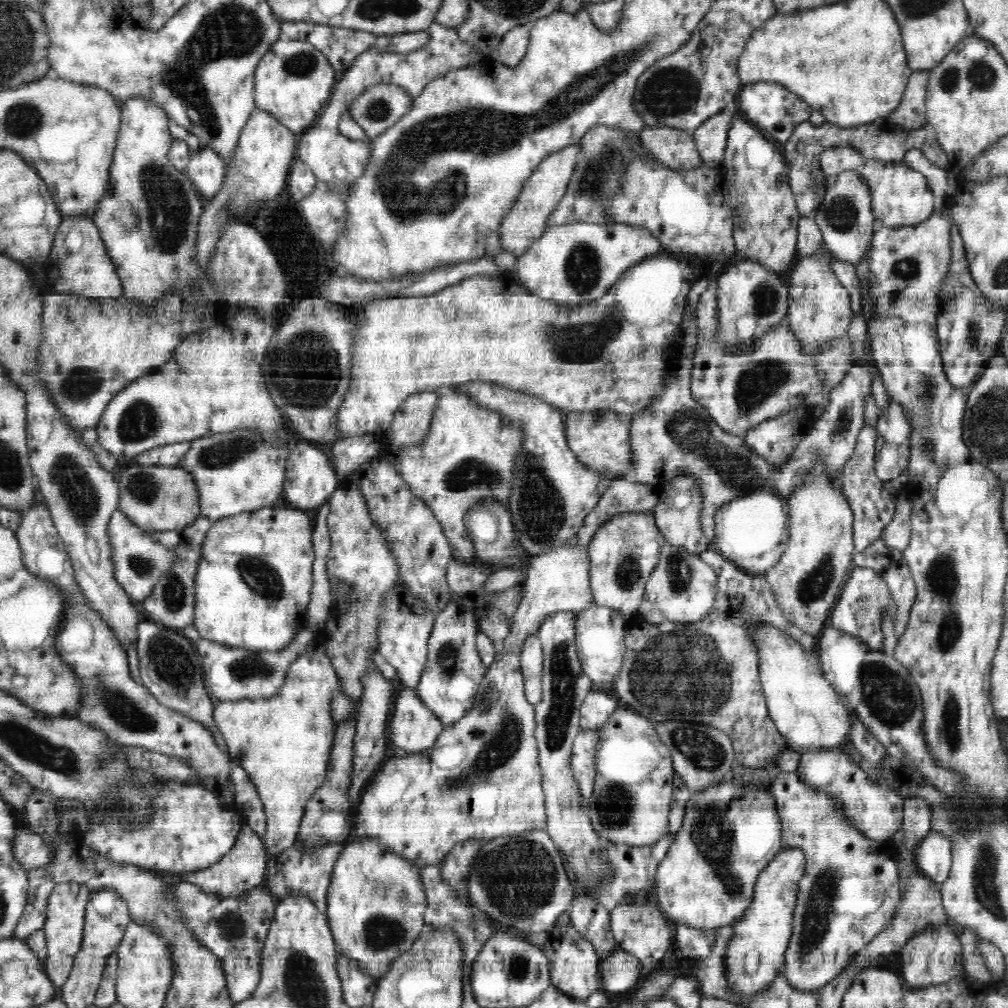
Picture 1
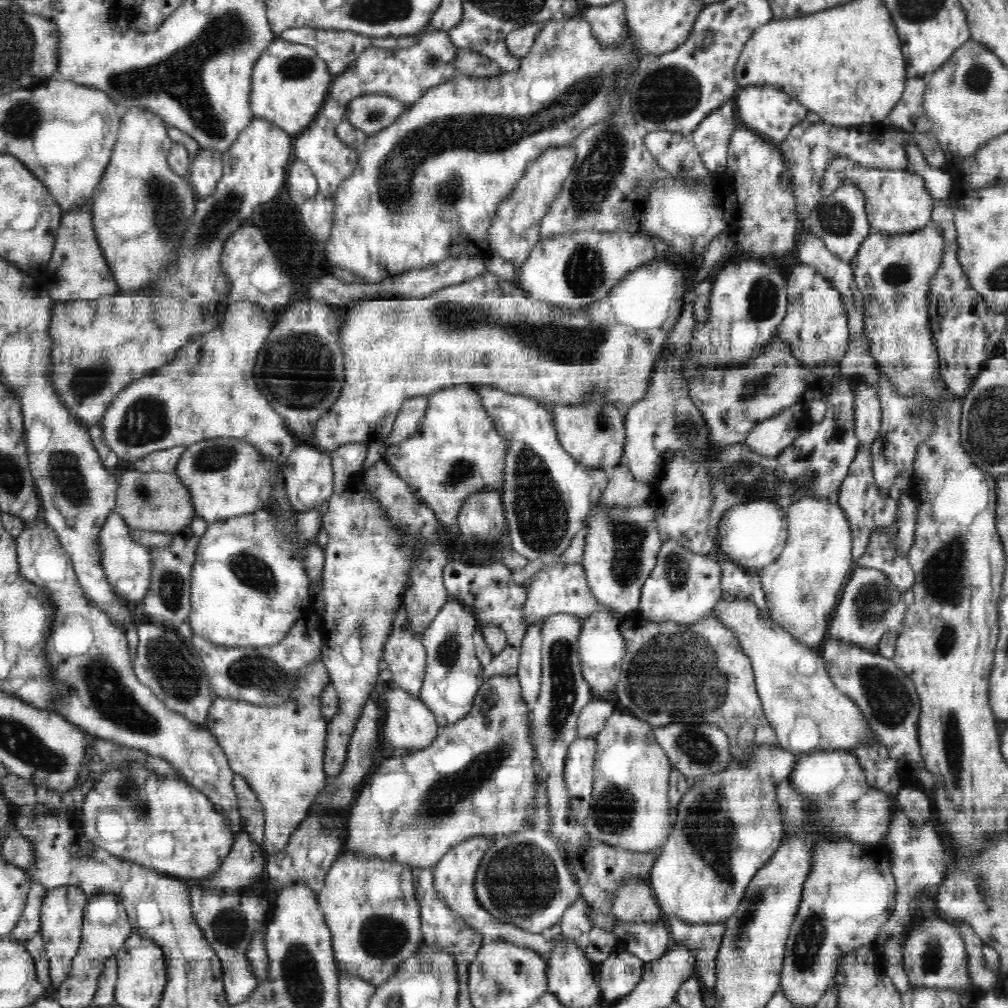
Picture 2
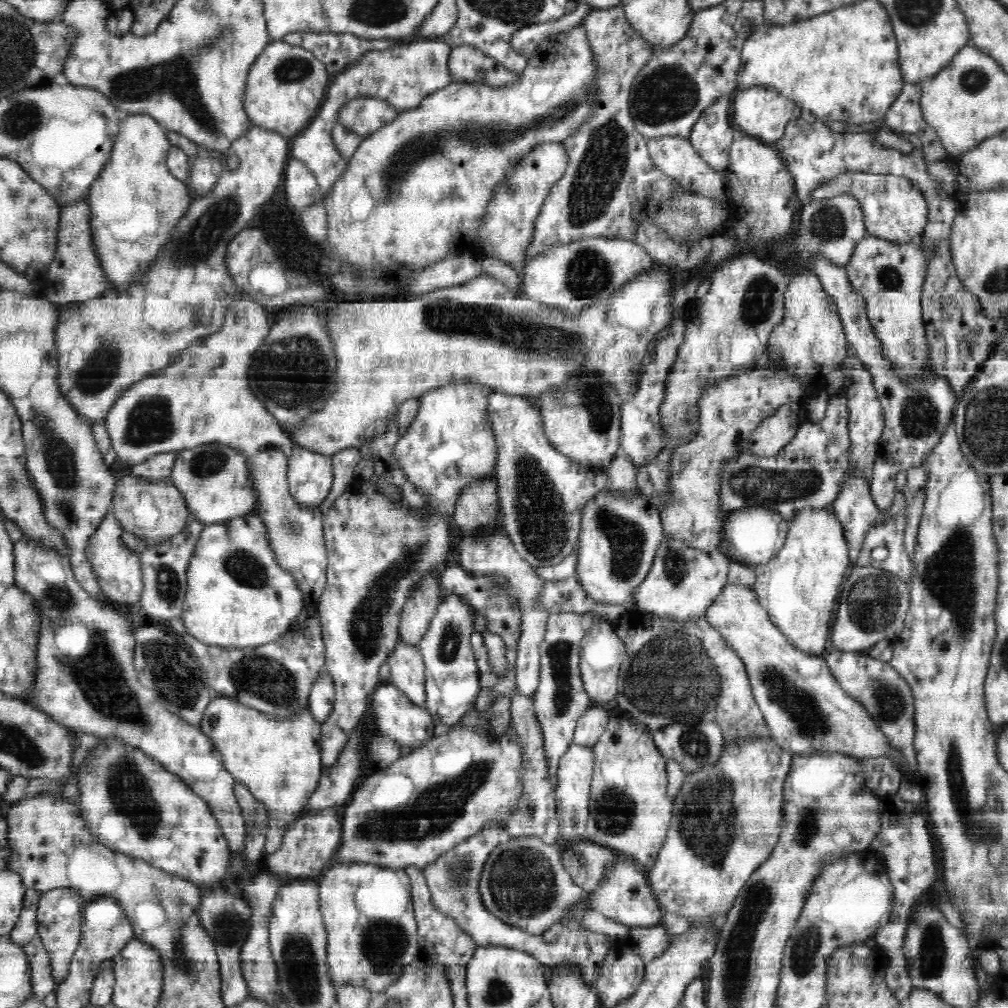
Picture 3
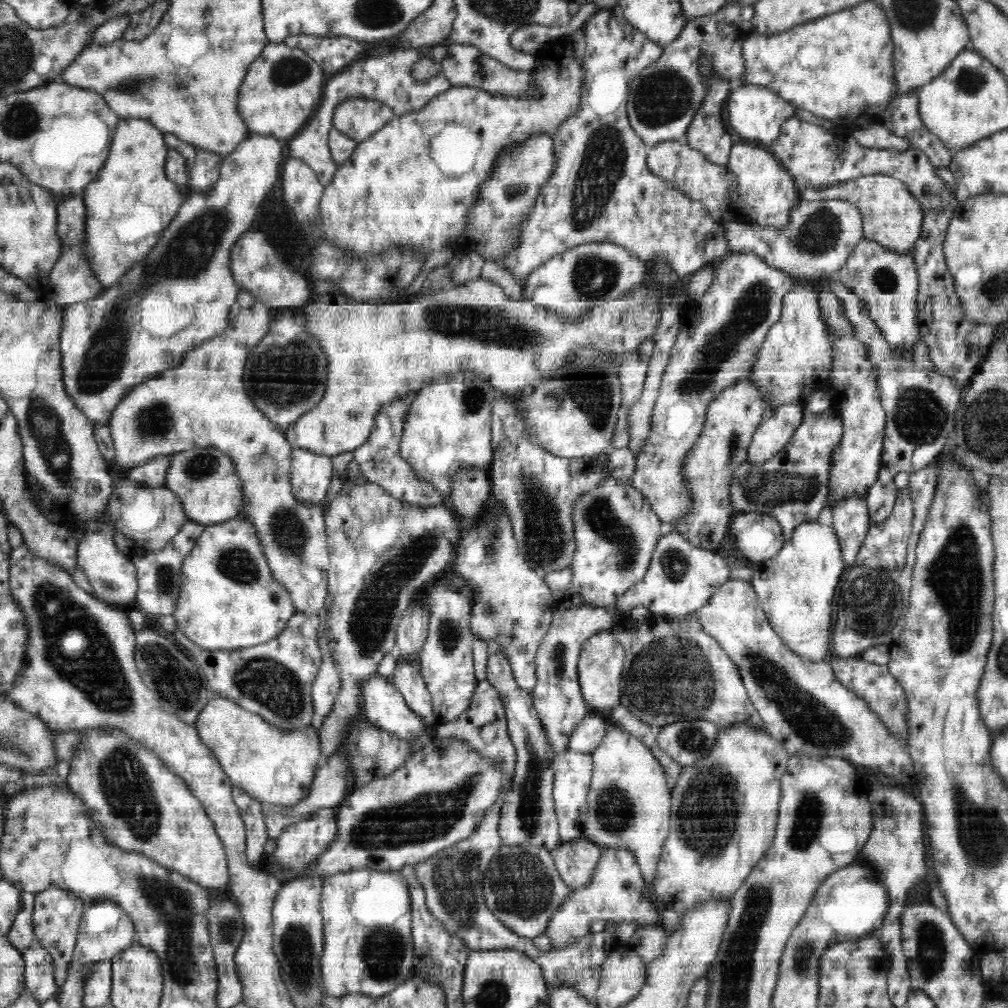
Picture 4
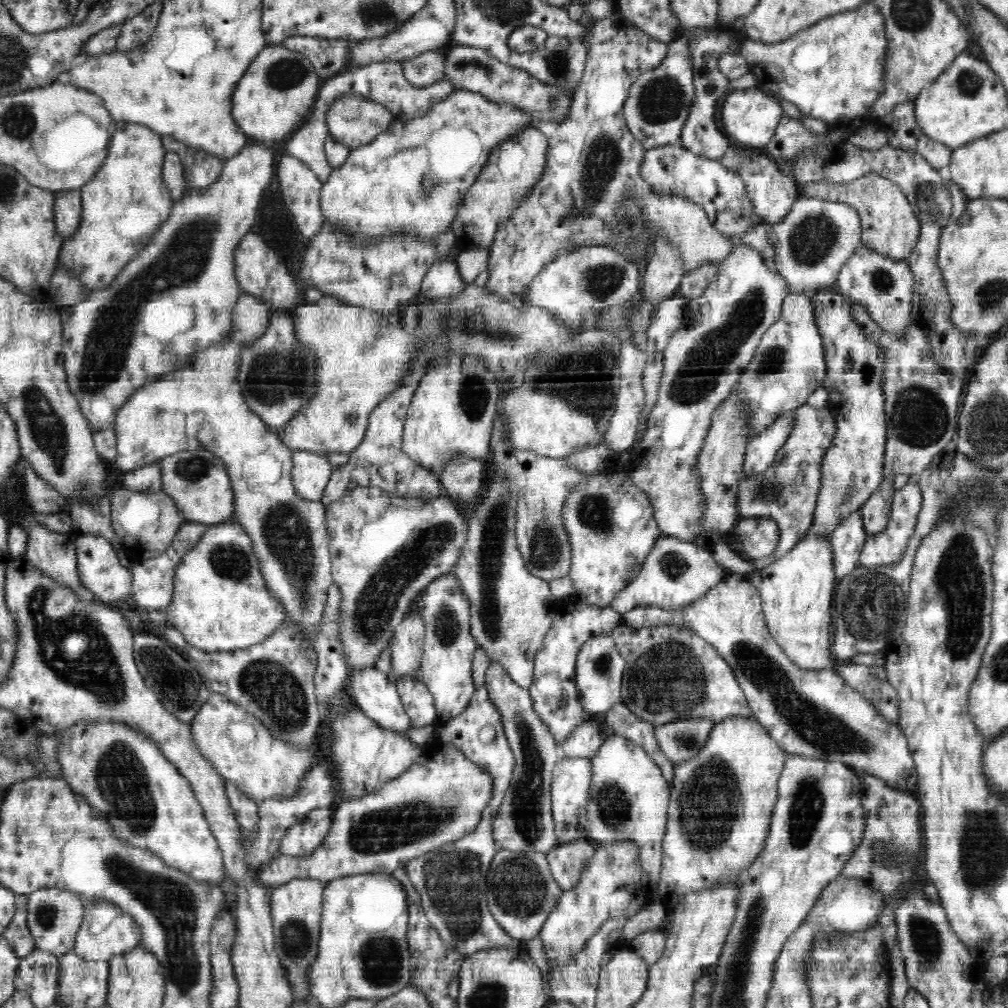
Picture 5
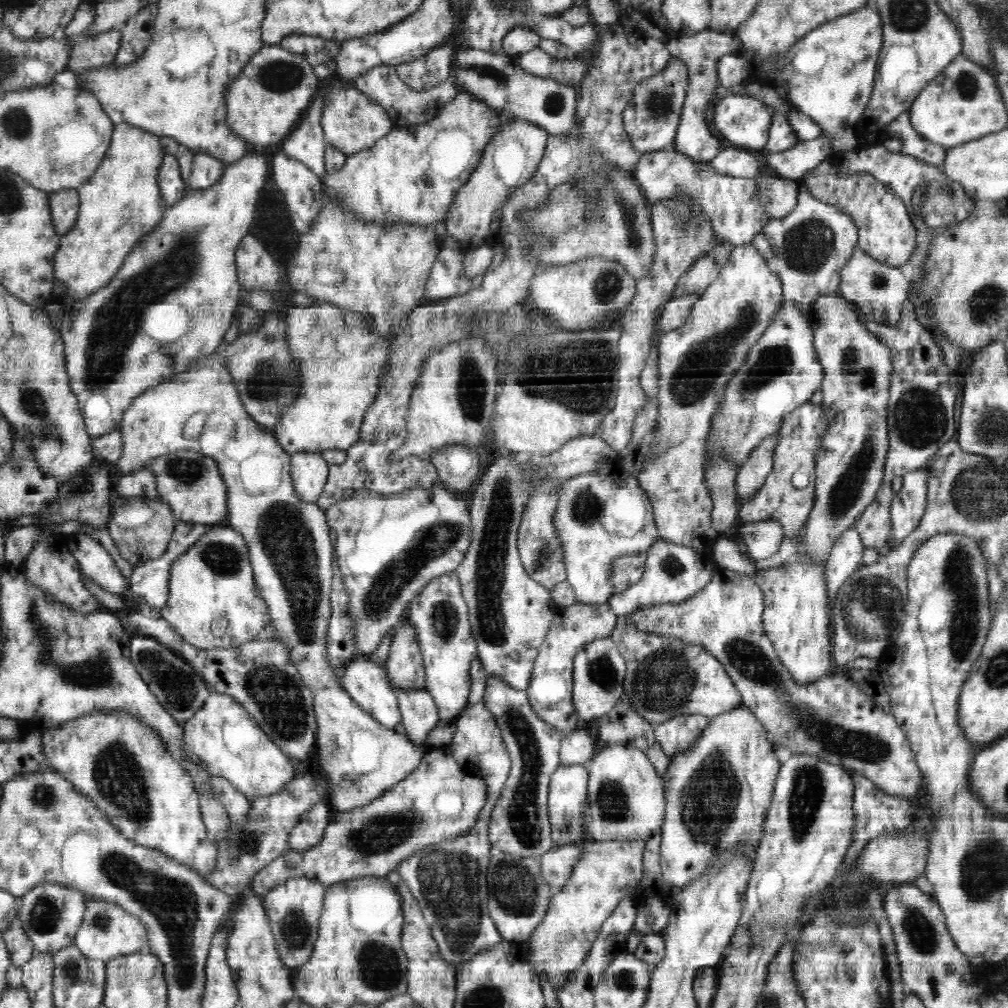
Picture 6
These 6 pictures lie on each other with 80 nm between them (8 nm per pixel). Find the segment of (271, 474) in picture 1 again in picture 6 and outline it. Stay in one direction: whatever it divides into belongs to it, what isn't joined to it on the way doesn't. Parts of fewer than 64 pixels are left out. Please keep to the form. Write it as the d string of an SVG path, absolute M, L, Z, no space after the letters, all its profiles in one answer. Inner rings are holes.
M178 450L153 458L141 469L152 471L156 477L157 498L170 506L177 522L219 525L227 513L227 488L220 475L218 463L212 456L192 450Z

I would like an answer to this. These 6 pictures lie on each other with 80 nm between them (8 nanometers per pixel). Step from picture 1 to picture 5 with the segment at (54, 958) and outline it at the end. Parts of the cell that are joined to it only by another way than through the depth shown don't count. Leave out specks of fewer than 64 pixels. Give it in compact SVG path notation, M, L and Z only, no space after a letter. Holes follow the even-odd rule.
M48 887L28 895L28 929L34 937L35 948L62 958L75 948L75 938L83 922L86 906L76 893Z

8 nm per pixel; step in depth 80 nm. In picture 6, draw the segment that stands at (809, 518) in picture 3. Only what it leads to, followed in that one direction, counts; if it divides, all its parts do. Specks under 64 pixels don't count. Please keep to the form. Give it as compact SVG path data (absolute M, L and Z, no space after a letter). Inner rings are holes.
M804 552L786 563L769 570L760 570L754 576L756 585L764 593L763 629L765 635L772 641L776 654L783 667L790 673L792 681L798 685L808 685L820 681L822 676L830 674L830 656L832 656L832 622L827 606L830 604L827 595L825 579L826 562L813 562Z

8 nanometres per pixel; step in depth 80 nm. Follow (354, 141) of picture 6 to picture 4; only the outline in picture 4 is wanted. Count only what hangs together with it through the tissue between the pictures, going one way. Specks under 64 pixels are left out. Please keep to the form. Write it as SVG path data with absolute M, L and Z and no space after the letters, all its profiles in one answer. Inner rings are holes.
M354 97L335 106L333 128L360 143L397 117L389 106L378 100Z

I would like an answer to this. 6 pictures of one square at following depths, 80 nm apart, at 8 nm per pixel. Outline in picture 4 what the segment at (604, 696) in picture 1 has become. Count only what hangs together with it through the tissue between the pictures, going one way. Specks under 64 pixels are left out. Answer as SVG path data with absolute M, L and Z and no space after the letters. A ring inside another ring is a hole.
M591 711L578 723L570 735L566 750L592 754L598 745L602 744L608 725L601 713Z

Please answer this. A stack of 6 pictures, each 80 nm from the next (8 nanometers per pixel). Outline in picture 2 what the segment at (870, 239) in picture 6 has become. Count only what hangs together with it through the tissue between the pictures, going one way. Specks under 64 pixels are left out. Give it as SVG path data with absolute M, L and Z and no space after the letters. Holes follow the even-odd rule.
M838 156L828 162L828 170L824 172L821 182L821 196L834 194L834 190L838 190L844 180L853 182L862 192L866 201L865 213L874 233L887 232L892 236L910 234L922 230L931 221L935 200L925 187L925 180L916 172L864 168L845 156Z

